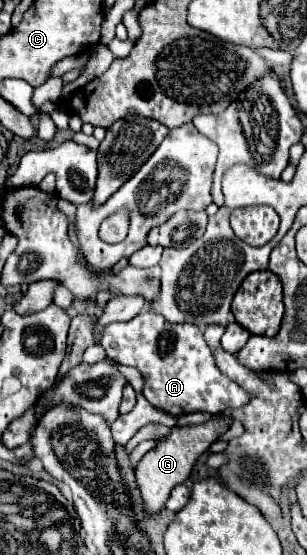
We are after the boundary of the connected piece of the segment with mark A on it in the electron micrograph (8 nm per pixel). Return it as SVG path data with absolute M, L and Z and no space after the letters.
M143 311L127 323L107 325L101 345L109 359L139 369L145 375L145 399L175 417L193 411L217 415L223 409L237 409L251 401L249 391L217 369L201 329L191 323L169 323L163 315Z

